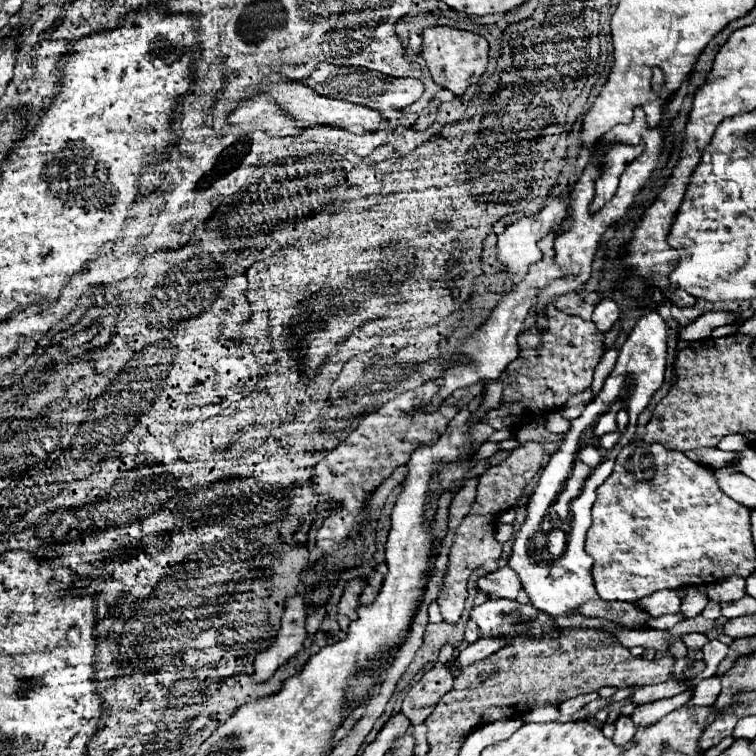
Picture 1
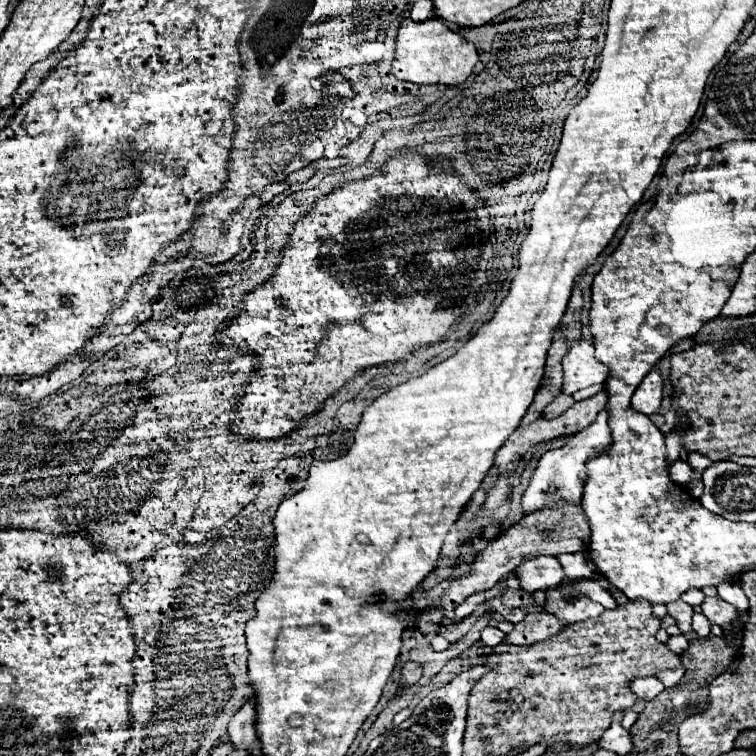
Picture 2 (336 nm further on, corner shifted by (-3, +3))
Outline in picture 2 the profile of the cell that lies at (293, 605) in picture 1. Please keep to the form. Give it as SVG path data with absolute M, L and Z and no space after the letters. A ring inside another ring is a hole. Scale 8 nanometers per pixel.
M256 697L248 699L244 707L236 711L236 715L232 717L228 725L228 733L230 733L234 747L244 747L244 749L250 749L252 753L256 751L254 747L258 739L256 737Z

